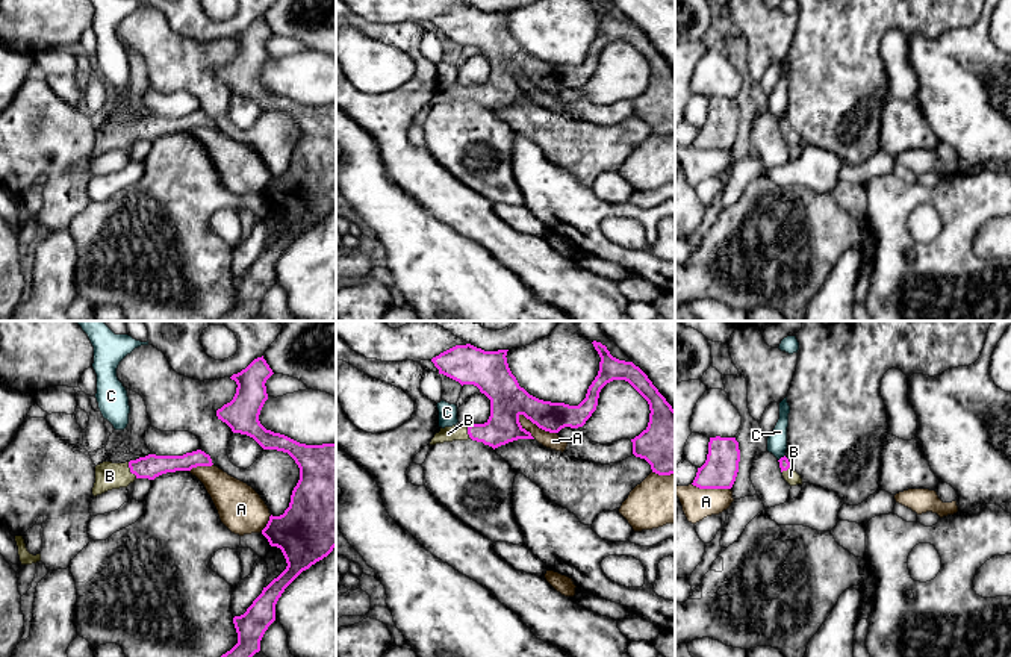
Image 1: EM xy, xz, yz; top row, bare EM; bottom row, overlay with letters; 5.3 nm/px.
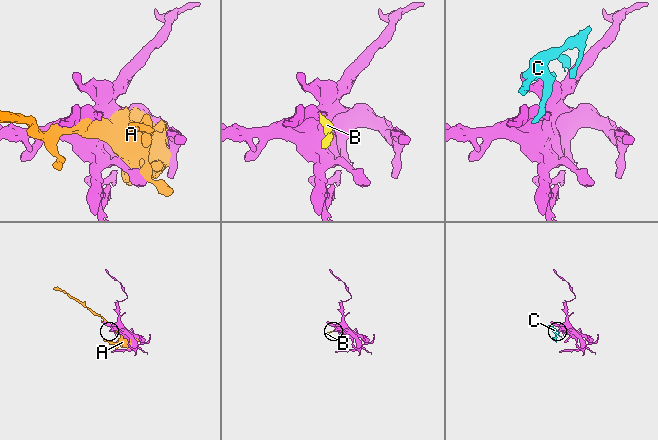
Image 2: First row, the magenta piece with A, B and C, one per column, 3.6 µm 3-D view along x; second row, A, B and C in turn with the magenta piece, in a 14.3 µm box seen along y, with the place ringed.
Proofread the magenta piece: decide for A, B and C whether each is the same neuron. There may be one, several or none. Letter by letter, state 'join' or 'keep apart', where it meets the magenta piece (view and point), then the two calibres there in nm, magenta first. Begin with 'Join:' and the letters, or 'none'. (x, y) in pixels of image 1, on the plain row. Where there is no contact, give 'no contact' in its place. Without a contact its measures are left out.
Join: B
A: keep apart | xz (538, 87) | 190/90 nm
B: join | xy (130, 130) | 130/150 nm
C: keep apart | yz (781, 118) | 60/110 nm

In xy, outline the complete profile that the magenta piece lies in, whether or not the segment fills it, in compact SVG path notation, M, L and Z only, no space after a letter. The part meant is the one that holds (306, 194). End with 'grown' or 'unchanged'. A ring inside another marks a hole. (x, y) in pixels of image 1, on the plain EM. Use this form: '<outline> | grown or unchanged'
M263 17L233 35L236 54L216 71L216 77L233 94L253 98L263 111L288 114L300 129L289 168L280 177L271 176L262 191L269 206L282 210L288 227L263 248L244 276L233 279L238 304L218 321L250 321L259 313L285 250L336 207L336 104L300 104L260 85L259 76L268 61L265 44L272 35Z | unchanged

